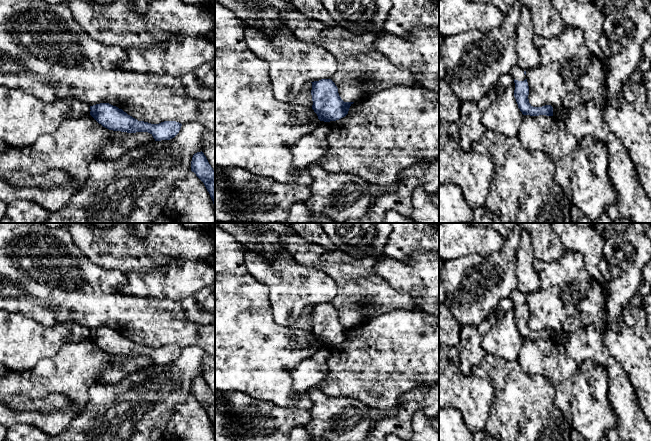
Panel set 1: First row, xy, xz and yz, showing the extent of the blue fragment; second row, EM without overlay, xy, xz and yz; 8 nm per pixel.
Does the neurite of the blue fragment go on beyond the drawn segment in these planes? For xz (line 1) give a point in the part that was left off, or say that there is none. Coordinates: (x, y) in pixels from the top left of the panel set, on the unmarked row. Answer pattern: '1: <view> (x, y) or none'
1: none

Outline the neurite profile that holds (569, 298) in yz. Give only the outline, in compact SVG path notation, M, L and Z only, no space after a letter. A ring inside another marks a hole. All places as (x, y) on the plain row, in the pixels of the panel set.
M566 250L554 262L535 258L534 268L540 287L526 295L531 330L571 333L592 325L604 332L603 287L586 270L580 254Z

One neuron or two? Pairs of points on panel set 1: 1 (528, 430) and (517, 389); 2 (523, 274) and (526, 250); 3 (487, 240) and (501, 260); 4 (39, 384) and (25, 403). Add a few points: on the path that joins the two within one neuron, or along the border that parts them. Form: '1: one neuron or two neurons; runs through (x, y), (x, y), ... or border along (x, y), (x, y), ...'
1: one neuron; runs through (522, 421), (519, 399)
2: one neuron; runs through (525, 268), (525, 256)
3: two neurons; border along (504, 239), (498, 250), (486, 255), (473, 255)
4: two neurons; border along (10, 394), (23, 394), (35, 401)

